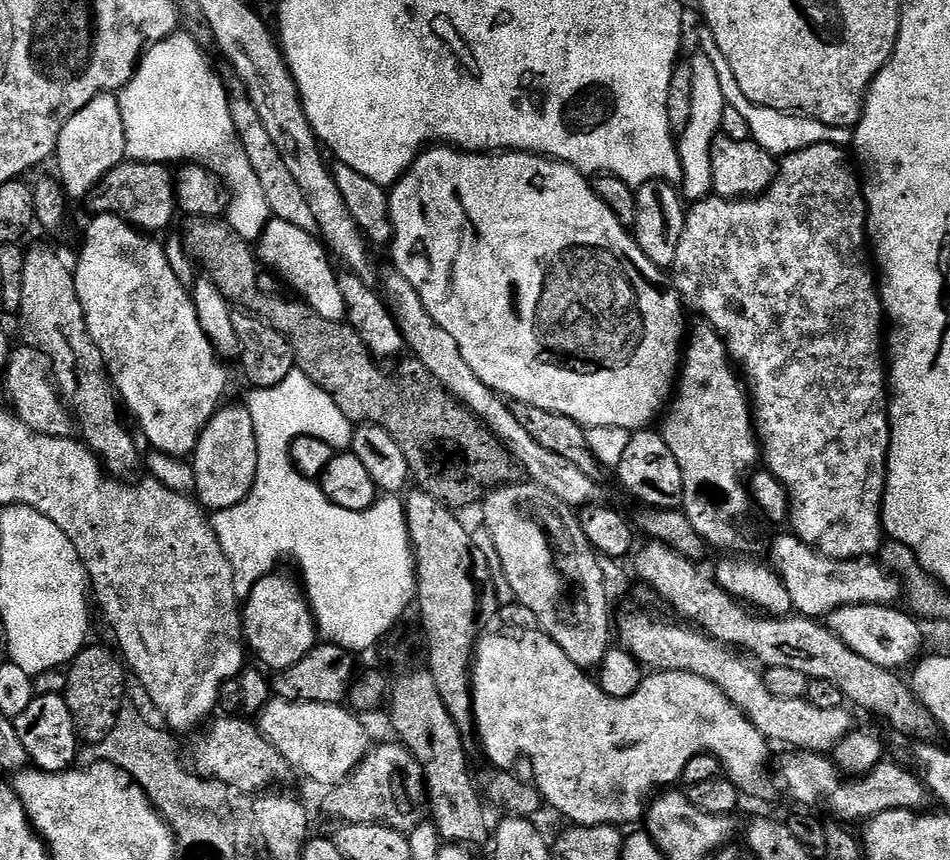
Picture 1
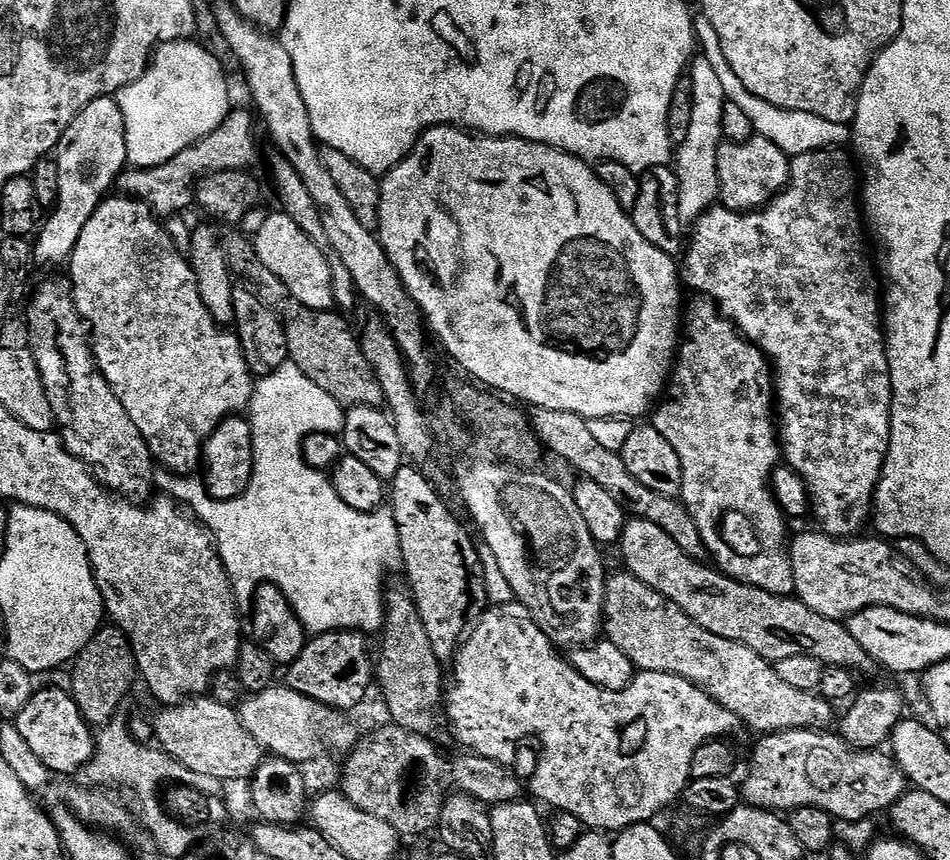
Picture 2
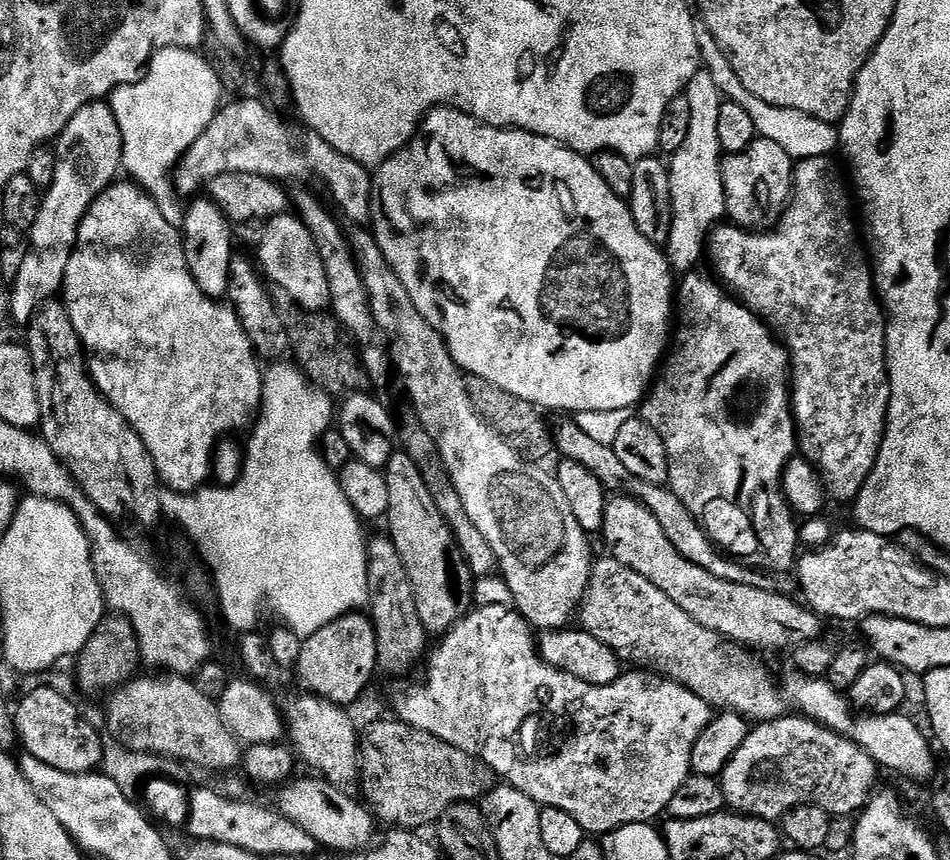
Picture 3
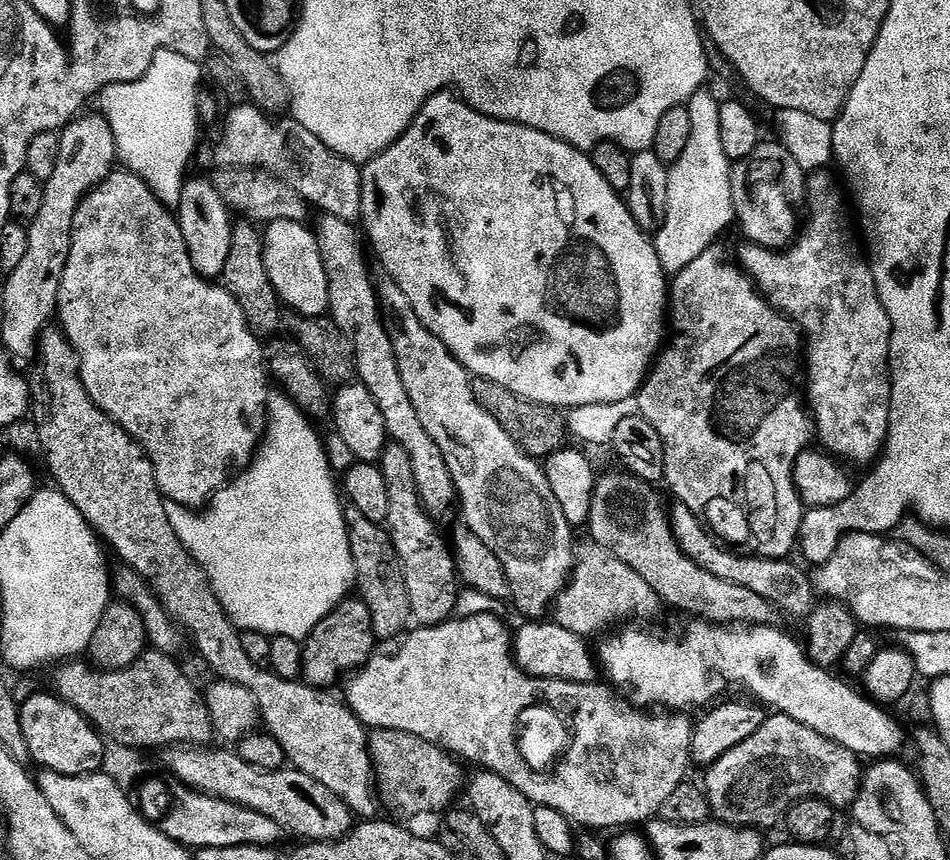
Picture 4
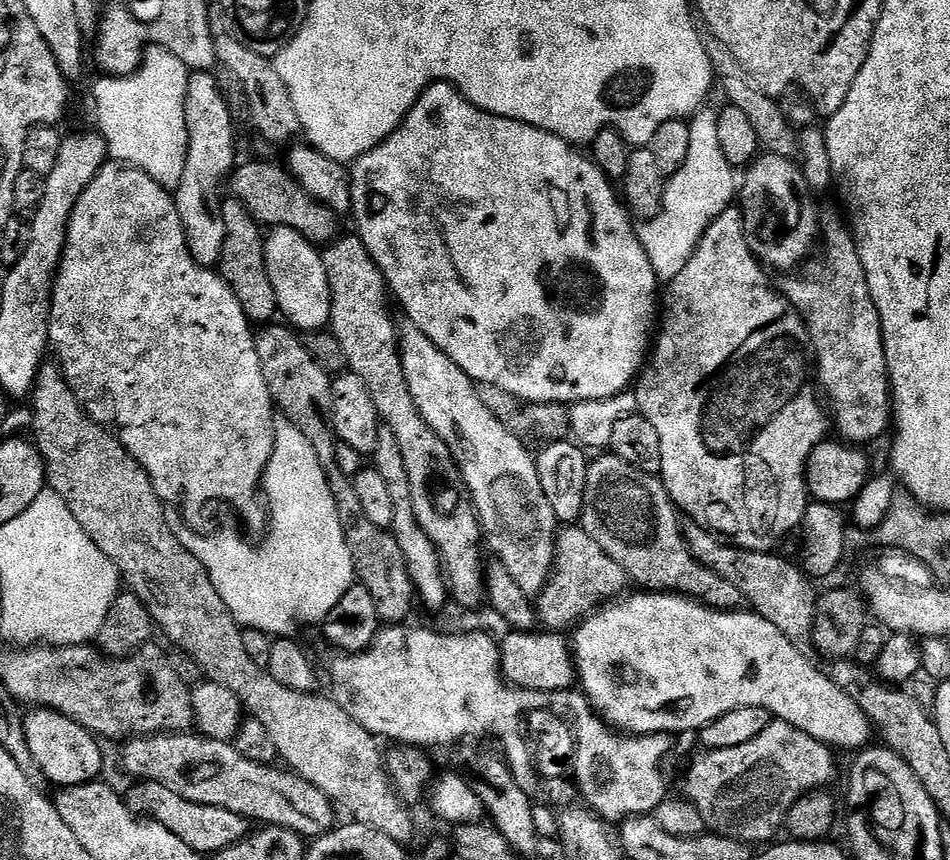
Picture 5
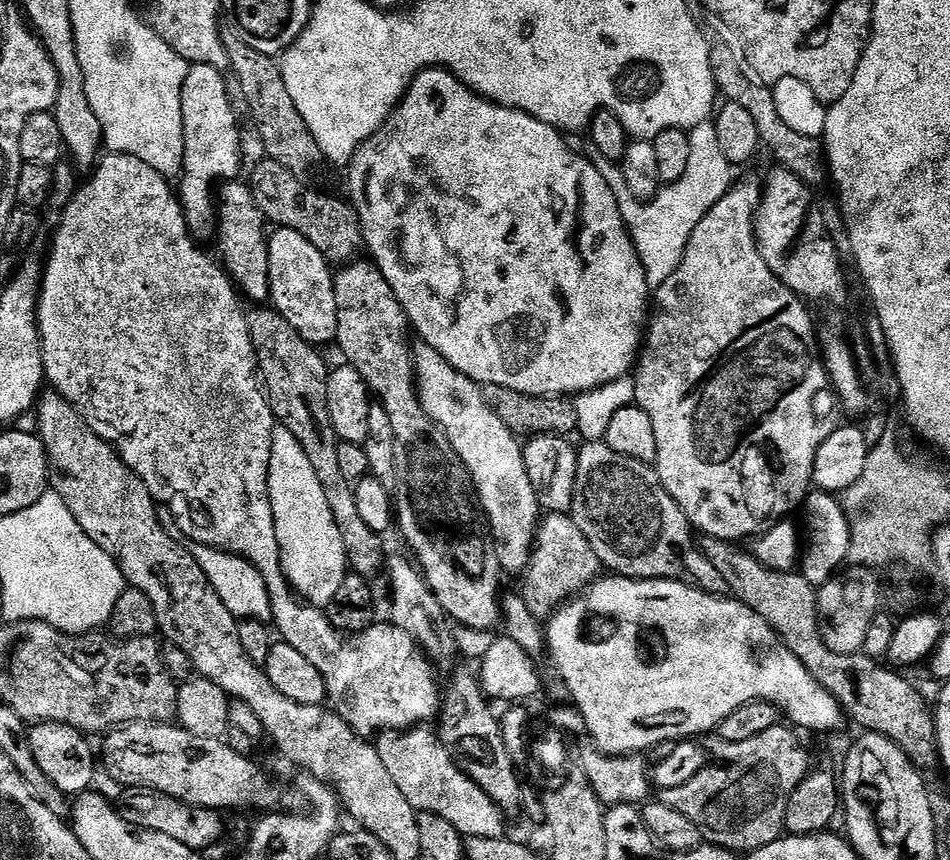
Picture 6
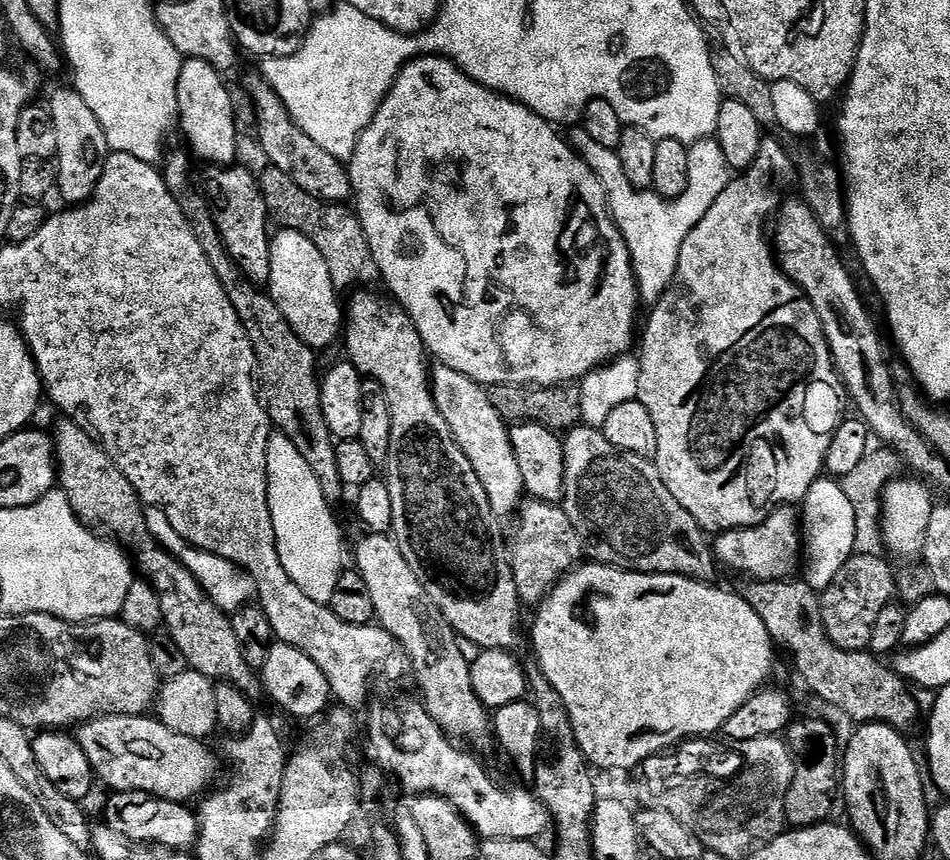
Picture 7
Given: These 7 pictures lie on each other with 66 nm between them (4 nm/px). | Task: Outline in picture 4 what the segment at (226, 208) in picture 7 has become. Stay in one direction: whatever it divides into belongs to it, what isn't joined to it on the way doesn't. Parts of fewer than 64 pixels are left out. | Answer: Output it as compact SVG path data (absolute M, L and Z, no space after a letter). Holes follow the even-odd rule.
M240 218L232 225L230 255L226 257L222 287L230 293L234 302L238 302L238 306L242 306L242 314L246 318L248 327L257 337L272 336L279 330L282 301L266 274L264 237L261 229L253 221Z

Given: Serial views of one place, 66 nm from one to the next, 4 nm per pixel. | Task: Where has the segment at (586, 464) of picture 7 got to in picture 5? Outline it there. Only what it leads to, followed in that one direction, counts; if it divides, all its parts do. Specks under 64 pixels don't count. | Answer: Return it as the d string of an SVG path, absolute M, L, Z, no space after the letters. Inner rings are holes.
M600 454L597 460L593 459L588 466L586 474L586 494L584 505L578 524L610 554L618 566L629 578L633 585L649 592L666 592L677 596L687 596L689 600L697 600L699 604L705 604L707 608L714 608L718 612L730 612L739 609L745 603L744 595L738 590L738 586L730 586L726 578L714 574L706 566L702 566L690 554L688 544L684 541L684 529L682 516L675 504L672 503L670 494L664 489L664 482L659 476L651 476L626 462L622 458L611 454Z

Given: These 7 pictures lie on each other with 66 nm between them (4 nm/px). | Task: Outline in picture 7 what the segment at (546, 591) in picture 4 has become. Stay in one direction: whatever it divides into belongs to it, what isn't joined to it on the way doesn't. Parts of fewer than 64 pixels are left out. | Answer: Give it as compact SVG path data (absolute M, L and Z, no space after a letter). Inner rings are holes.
M441 363L431 369L430 379L434 402L442 418L446 418L446 426L450 426L462 454L470 458L470 466L474 466L474 474L478 474L492 509L497 514L504 514L511 508L519 509L526 496L522 470L518 468L509 425L500 417L498 410L494 410L494 402L490 402L488 397L488 388Z

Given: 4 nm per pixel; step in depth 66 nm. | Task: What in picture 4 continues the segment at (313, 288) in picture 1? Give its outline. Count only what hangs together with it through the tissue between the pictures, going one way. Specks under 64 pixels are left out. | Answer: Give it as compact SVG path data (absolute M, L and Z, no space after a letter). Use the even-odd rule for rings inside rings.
M274 222L263 229L266 274L281 301L293 309L295 315L311 318L328 312L328 283L318 254L315 231L307 223Z

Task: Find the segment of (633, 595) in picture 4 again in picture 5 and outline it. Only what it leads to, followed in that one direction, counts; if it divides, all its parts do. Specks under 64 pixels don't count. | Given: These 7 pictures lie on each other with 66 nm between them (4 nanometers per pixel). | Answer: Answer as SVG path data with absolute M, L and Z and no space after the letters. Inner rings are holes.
M561 527L556 537L556 563L552 575L548 577L547 584L534 600L536 619L545 629L557 634L563 633L565 631L563 628L575 629L581 620L591 616L601 606L623 597L626 592L624 587L629 587L629 584L629 578L622 570L622 566L618 566L618 562L614 562L610 554L606 554L606 550L602 550L602 546L598 546L598 542L594 542L590 534L586 534L584 528Z

